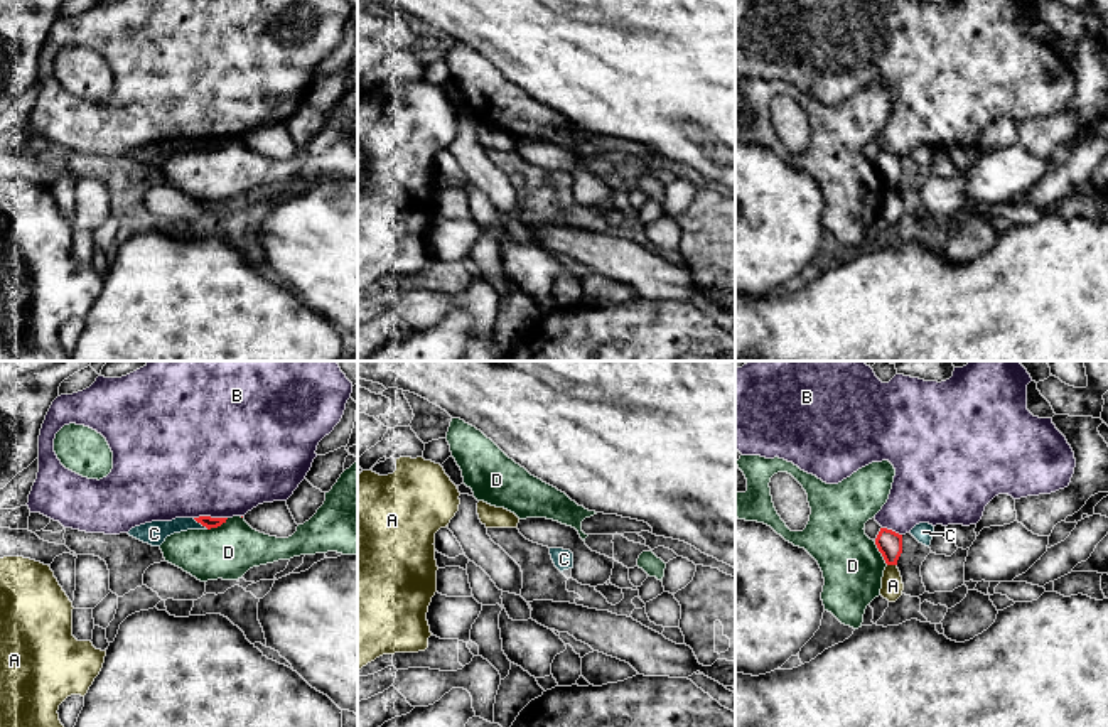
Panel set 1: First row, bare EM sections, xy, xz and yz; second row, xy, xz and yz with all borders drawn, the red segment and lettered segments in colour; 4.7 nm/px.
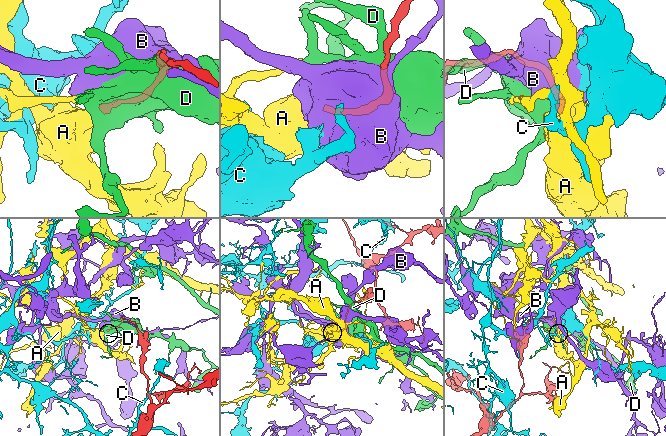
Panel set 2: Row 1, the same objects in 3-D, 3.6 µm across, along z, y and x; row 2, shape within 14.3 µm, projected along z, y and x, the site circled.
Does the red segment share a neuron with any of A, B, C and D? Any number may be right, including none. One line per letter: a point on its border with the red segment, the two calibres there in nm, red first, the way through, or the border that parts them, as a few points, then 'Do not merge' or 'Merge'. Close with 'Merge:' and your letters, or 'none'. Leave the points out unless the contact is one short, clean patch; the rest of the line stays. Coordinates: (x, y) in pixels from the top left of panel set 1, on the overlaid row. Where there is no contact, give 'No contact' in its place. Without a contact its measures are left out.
A: Touches red at yz (892, 564). Thickness 120 nm (red) against 100 nm. Boundary: yz (887, 564), (896, 565). Do not merge
B: Touches red at xy (209, 516). Thickness 60 nm (red) against 500 nm. Do not merge
C: Touches red at xy (201, 523). Thickness 60 nm (red) against 120 nm. Do not merge
D: Touches red at yz (881, 552). Thickness 120 nm (red) against 300 nm. Do not merge
Merge: none

